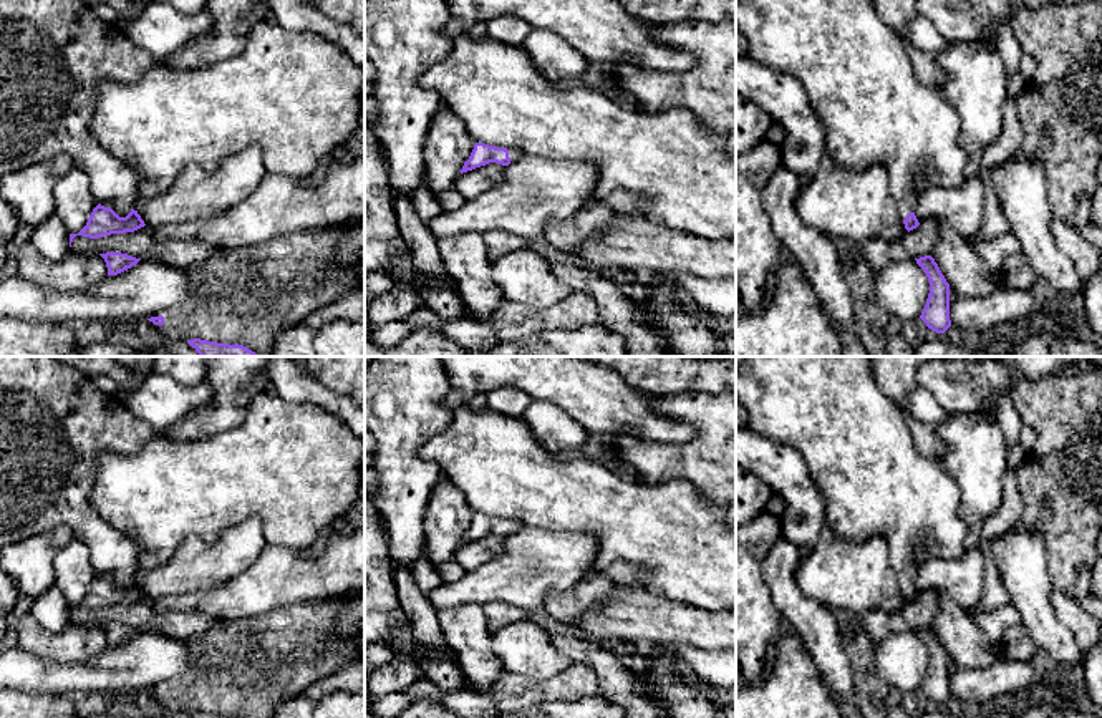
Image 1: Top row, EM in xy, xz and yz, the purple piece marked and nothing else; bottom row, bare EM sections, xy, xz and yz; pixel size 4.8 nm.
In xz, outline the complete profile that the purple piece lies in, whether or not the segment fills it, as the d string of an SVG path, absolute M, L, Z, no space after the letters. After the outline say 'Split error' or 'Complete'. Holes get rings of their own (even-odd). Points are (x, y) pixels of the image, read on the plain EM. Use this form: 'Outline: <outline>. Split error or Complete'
Outline: M476 514L469 531L461 541L461 546L486 537L489 534L509 537L510 534L519 532L522 527L524 524L514 519L495 519L484 514Z. Split error

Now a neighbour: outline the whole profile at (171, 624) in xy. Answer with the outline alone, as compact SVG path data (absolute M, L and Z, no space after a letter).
M149 597L134 604L111 605L98 610L76 607L71 614L71 623L76 625L106 625L121 623L136 630L151 630L166 637L186 640L199 635L210 627L217 619L204 614L191 612L157 612Z

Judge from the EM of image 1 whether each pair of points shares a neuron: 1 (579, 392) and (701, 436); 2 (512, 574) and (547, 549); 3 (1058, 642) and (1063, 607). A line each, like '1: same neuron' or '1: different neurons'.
1: same neuron
2: same neuron
3: different neurons

